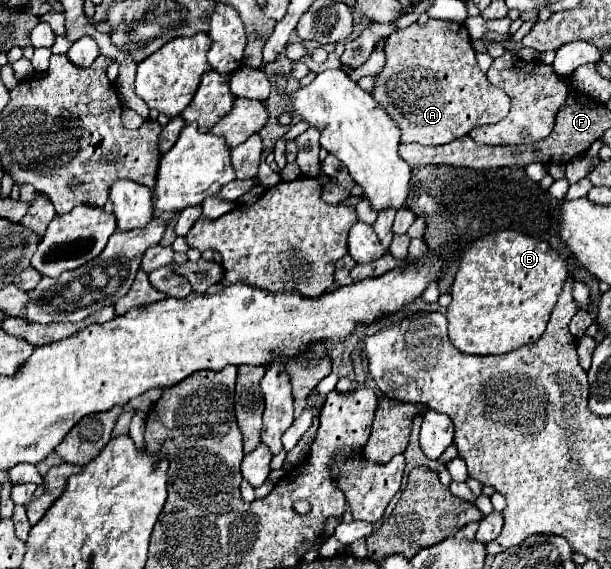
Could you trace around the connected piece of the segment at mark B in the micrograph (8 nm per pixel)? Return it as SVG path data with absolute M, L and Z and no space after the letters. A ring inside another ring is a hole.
M497 231L473 241L461 255L459 271L451 289L453 301L447 307L451 343L467 355L501 355L537 341L547 327L567 275L567 263L549 247L547 241L517 231Z

